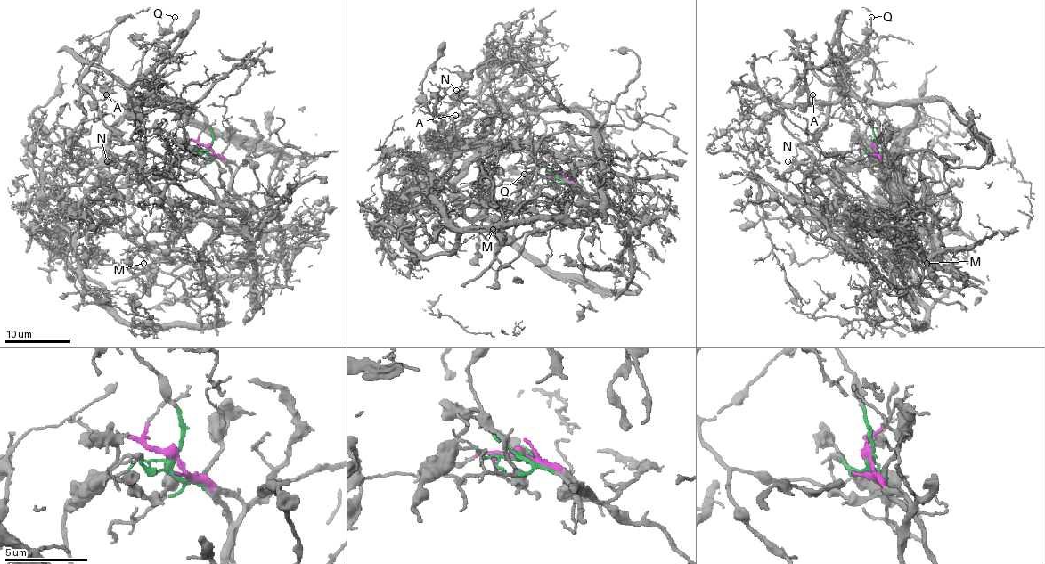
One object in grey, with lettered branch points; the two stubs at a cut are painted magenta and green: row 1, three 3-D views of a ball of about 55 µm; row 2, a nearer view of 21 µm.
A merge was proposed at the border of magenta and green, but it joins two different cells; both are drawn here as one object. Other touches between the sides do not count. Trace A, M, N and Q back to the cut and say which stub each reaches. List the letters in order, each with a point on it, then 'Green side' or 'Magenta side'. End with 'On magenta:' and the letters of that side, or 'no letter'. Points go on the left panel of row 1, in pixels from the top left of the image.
A: Place: (106, 94). Green side
M: Place: (143, 263). Green side
N: Place: (107, 161). Magenta side
Q: Place: (175, 17). Green side
On magenta: N

